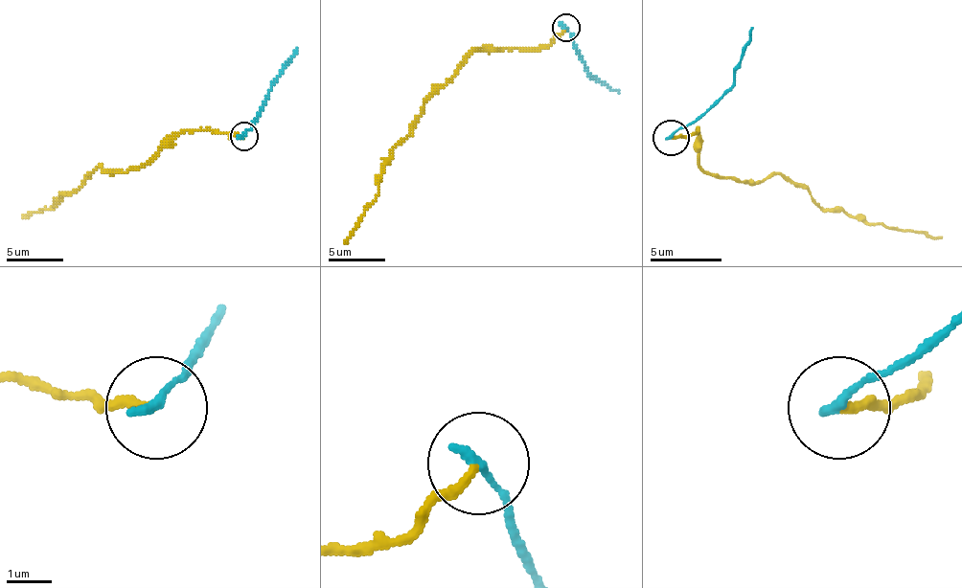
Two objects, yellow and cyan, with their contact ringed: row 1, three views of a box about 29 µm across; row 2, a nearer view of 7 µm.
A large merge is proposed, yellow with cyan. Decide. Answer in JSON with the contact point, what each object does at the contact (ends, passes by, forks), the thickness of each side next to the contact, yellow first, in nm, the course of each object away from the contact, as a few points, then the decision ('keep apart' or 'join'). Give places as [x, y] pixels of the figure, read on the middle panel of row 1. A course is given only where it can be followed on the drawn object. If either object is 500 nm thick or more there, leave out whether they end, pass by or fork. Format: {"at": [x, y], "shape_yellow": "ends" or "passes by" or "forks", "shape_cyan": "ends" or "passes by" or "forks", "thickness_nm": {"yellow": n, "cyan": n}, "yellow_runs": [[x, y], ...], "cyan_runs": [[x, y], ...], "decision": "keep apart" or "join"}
{"at": [565, 27], "shape_yellow": "ends", "shape_cyan": "ends", "thickness_nm": {"yellow": 180, "cyan": 220}, "yellow_runs": [[565, 28], [548, 45], [477, 48], [395, 146], [381, 169], [376, 200], [344, 243]], "cyan_runs": [[565, 28], [590, 76], [619, 93]], "decision": "keep apart"}

